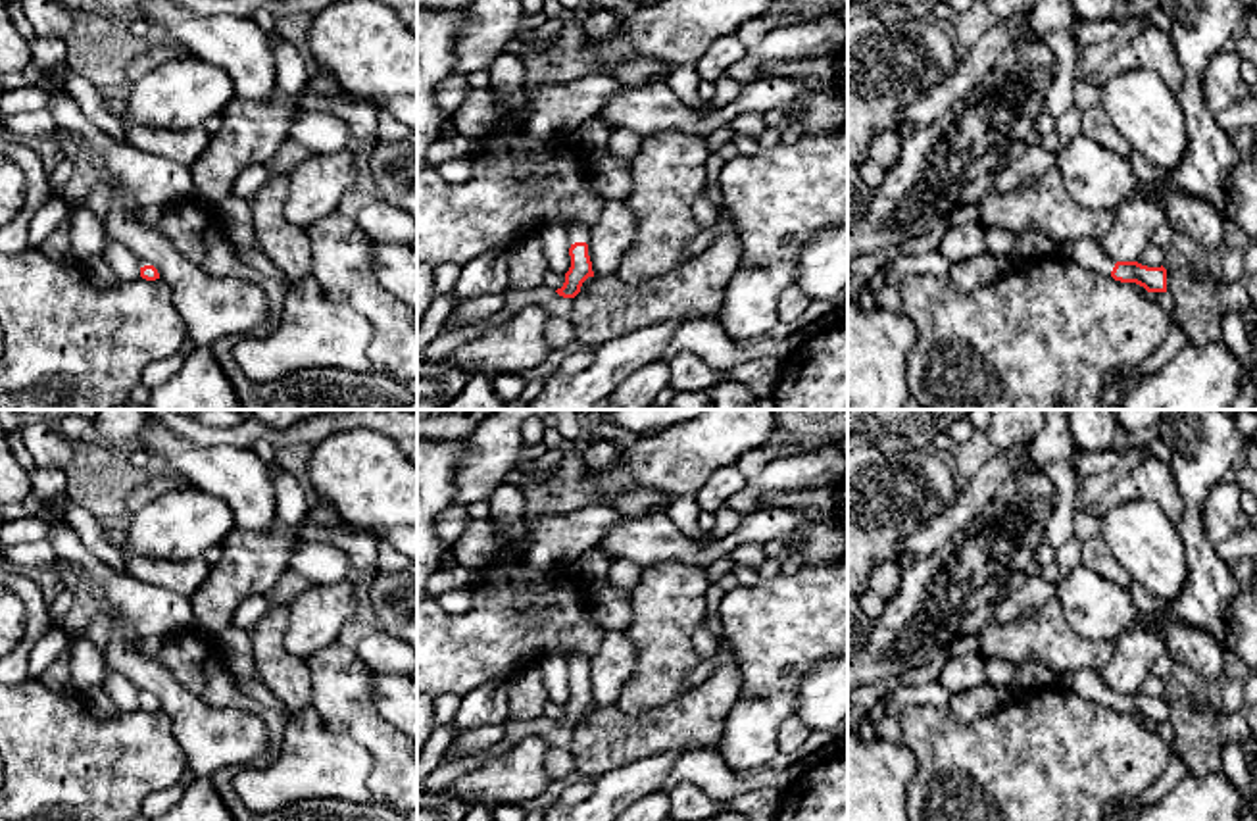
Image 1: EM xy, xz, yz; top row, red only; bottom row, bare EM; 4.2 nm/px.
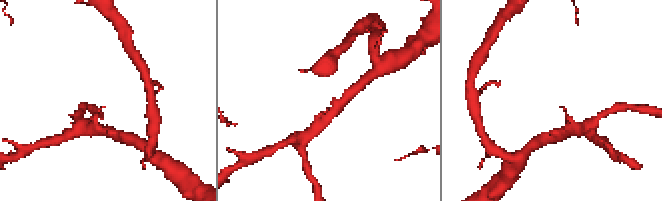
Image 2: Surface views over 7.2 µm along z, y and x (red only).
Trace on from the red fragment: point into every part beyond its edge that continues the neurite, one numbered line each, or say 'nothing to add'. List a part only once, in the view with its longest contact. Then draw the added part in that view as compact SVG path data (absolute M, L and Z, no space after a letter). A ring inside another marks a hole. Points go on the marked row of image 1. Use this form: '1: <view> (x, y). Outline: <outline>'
1: xz (577, 231). Outline: M573 223L571 227L567 227L569 231L569 242L588 242L588 229L582 223Z

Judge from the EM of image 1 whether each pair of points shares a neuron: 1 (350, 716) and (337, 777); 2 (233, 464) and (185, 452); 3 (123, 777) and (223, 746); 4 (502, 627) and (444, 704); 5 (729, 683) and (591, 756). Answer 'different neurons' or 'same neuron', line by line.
1: different neurons
2: same neuron
3: different neurons
4: different neurons
5: same neuron

